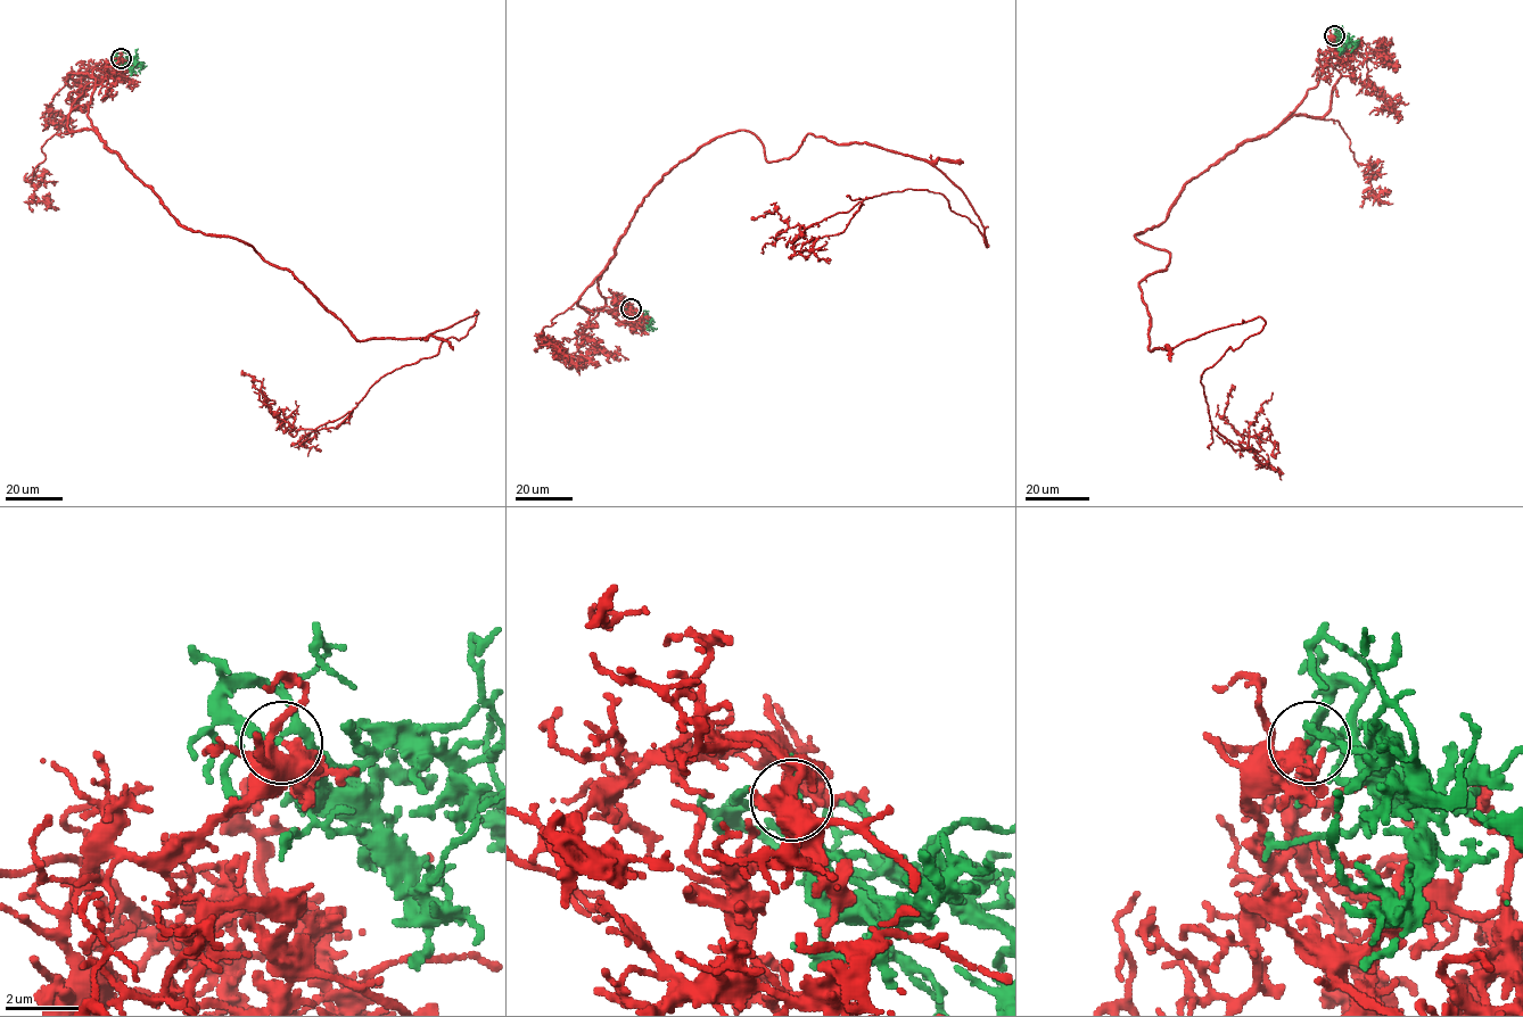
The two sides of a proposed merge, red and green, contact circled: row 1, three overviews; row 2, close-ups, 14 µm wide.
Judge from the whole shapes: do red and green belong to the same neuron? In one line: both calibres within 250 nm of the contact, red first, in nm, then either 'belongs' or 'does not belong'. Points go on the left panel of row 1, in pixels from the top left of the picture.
240 nm thick on the red side, 200 nm on the other; belongs

